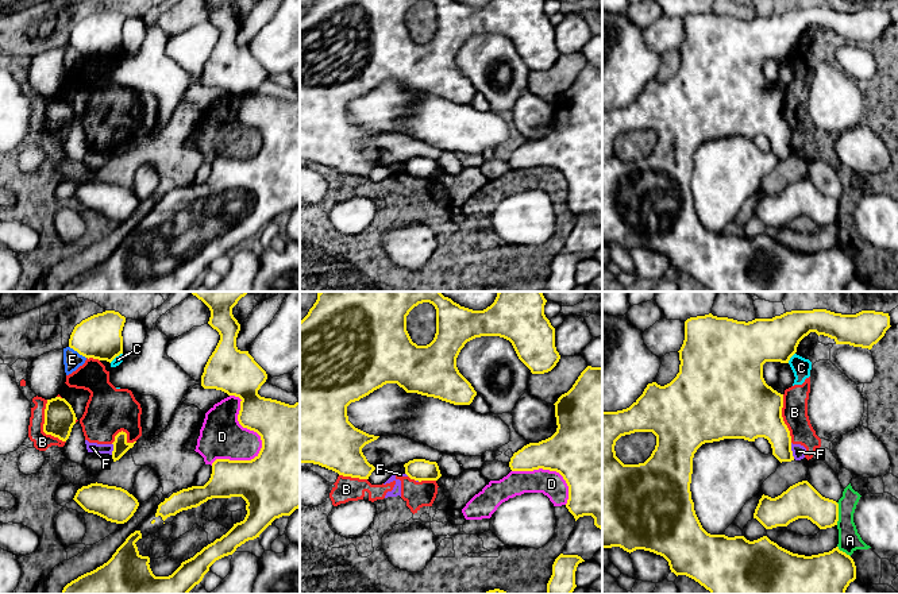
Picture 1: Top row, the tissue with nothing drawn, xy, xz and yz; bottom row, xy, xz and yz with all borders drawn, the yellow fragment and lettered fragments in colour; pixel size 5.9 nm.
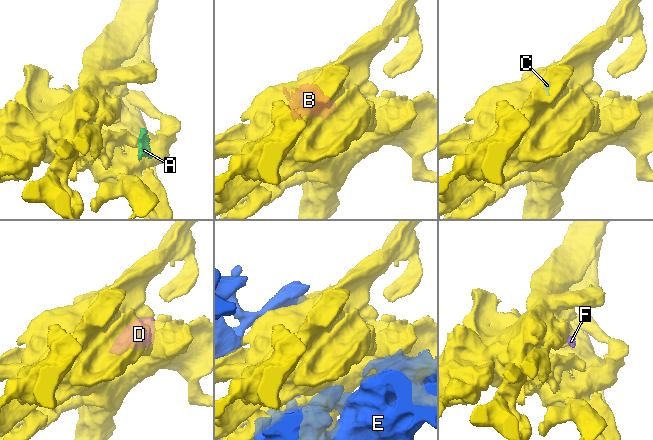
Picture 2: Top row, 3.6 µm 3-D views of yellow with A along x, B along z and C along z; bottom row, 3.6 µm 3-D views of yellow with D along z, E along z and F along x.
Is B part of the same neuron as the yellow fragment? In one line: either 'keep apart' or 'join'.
keep apart

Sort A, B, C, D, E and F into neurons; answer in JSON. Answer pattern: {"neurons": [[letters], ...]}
{"neurons": [["A", "B", "C", "D", "F"], ["E"]]}

